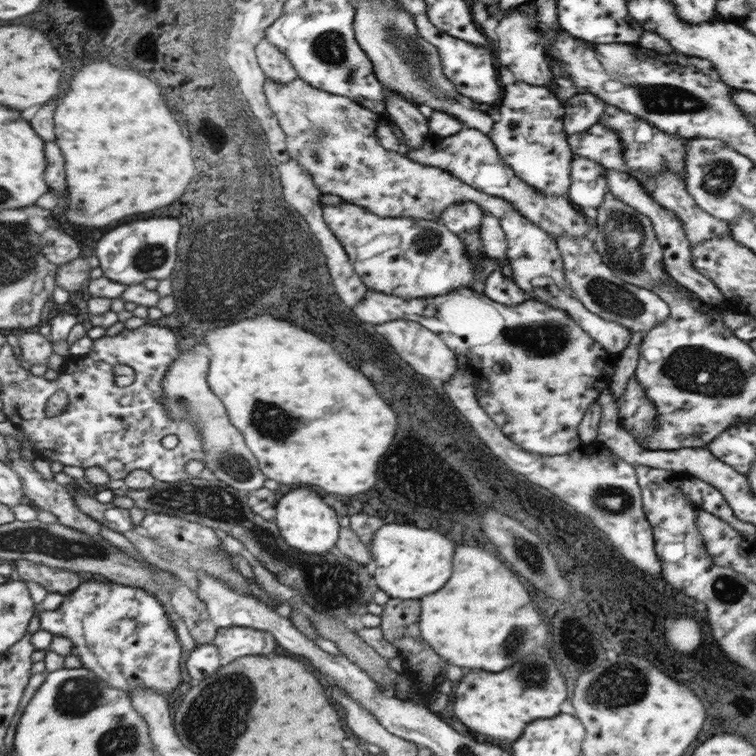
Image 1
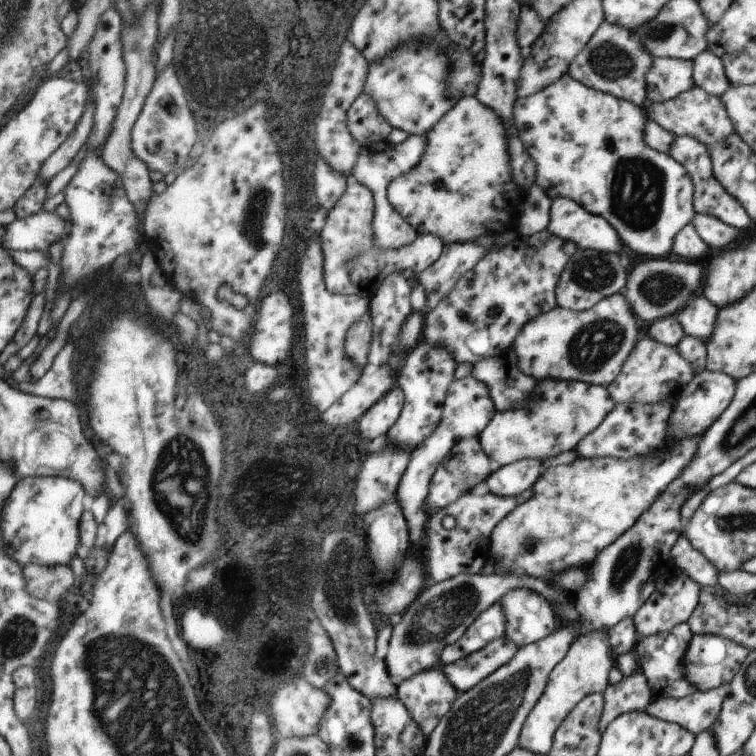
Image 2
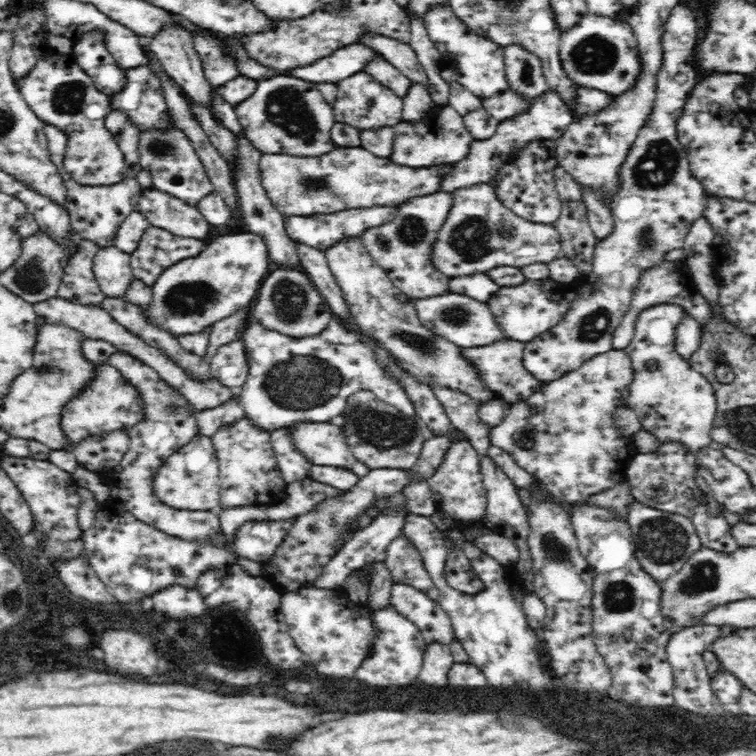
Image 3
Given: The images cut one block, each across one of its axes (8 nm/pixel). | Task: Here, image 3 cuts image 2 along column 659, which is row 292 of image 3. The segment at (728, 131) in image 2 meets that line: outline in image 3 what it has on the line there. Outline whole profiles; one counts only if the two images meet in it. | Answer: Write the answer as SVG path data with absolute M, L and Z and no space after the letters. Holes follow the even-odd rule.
M116 246L100 248L92 262L96 282L102 288L102 296L126 300L126 292L132 284L132 256Z

